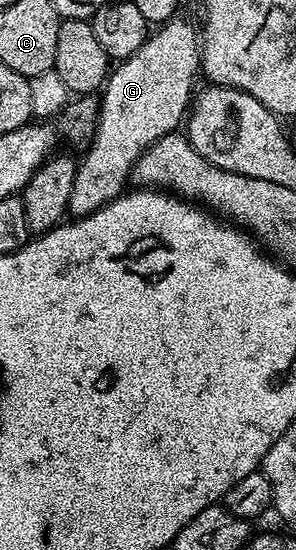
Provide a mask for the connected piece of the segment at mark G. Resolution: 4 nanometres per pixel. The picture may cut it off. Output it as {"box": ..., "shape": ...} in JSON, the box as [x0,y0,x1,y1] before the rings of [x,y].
{"box":[68,16,201,219],"shape":[[[182,16],[172,17],[169,22],[163,23],[159,27],[160,30],[157,32],[149,33],[147,40],[142,44],[142,48],[138,48],[138,52],[134,52],[134,56],[130,56],[129,58],[123,59],[119,63],[120,66],[111,71],[108,75],[107,82],[104,83],[102,87],[102,93],[98,98],[98,113],[96,116],[96,130],[92,134],[92,141],[88,143],[86,149],[83,151],[84,159],[81,157],[79,161],[76,163],[76,175],[74,176],[74,188],[70,188],[70,200],[68,201],[68,214],[71,215],[73,219],[77,218],[85,218],[86,216],[90,216],[97,210],[98,208],[102,208],[107,202],[112,202],[115,198],[120,197],[121,194],[125,193],[126,185],[125,182],[129,179],[129,176],[132,173],[132,166],[138,160],[138,156],[142,156],[142,152],[147,146],[150,144],[154,144],[158,141],[162,136],[166,136],[167,134],[173,133],[177,129],[176,126],[185,121],[186,115],[190,110],[190,103],[194,98],[194,89],[192,90],[192,85],[196,82],[196,74],[201,73],[200,68],[200,47],[198,45],[198,26],[196,26],[192,22],[187,22],[186,19],[182,18]]]}

